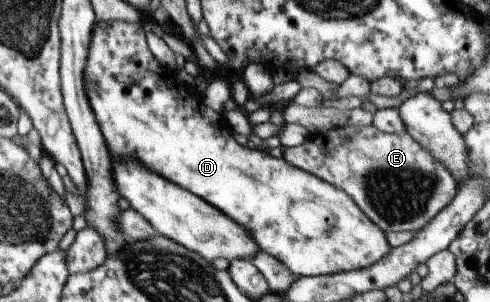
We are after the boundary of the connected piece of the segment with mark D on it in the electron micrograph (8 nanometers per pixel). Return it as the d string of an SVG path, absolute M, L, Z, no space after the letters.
M97 20L95 25L93 25L91 43L89 43L89 51L87 51L87 63L85 63L85 69L83 69L85 93L87 93L87 99L89 99L89 105L93 109L95 121L97 121L97 125L99 125L99 129L101 129L101 133L106 139L107 149L113 160L119 163L121 159L127 157L127 159L133 159L133 163L138 161L143 167L147 167L150 172L155 172L157 175L161 175L163 179L167 179L167 181L171 181L171 183L175 183L175 185L179 185L179 187L198 195L201 199L207 201L209 205L219 209L223 215L233 219L235 223L239 223L253 237L253 241L259 245L259 249L269 253L269 255L273 255L273 257L277 258L277 261L281 261L297 278L335 275L365 269L370 265L376 264L391 251L392 247L387 241L386 233L378 225L375 225L342 189L298 167L289 165L283 158L272 157L265 150L253 150L248 146L242 146L237 143L233 138L233 132L229 131L223 113L217 113L211 107L205 105L204 95L197 90L196 85L185 85L179 82L175 70L163 67L157 61L157 58L149 49L146 32L147 30L142 25L122 21Z

